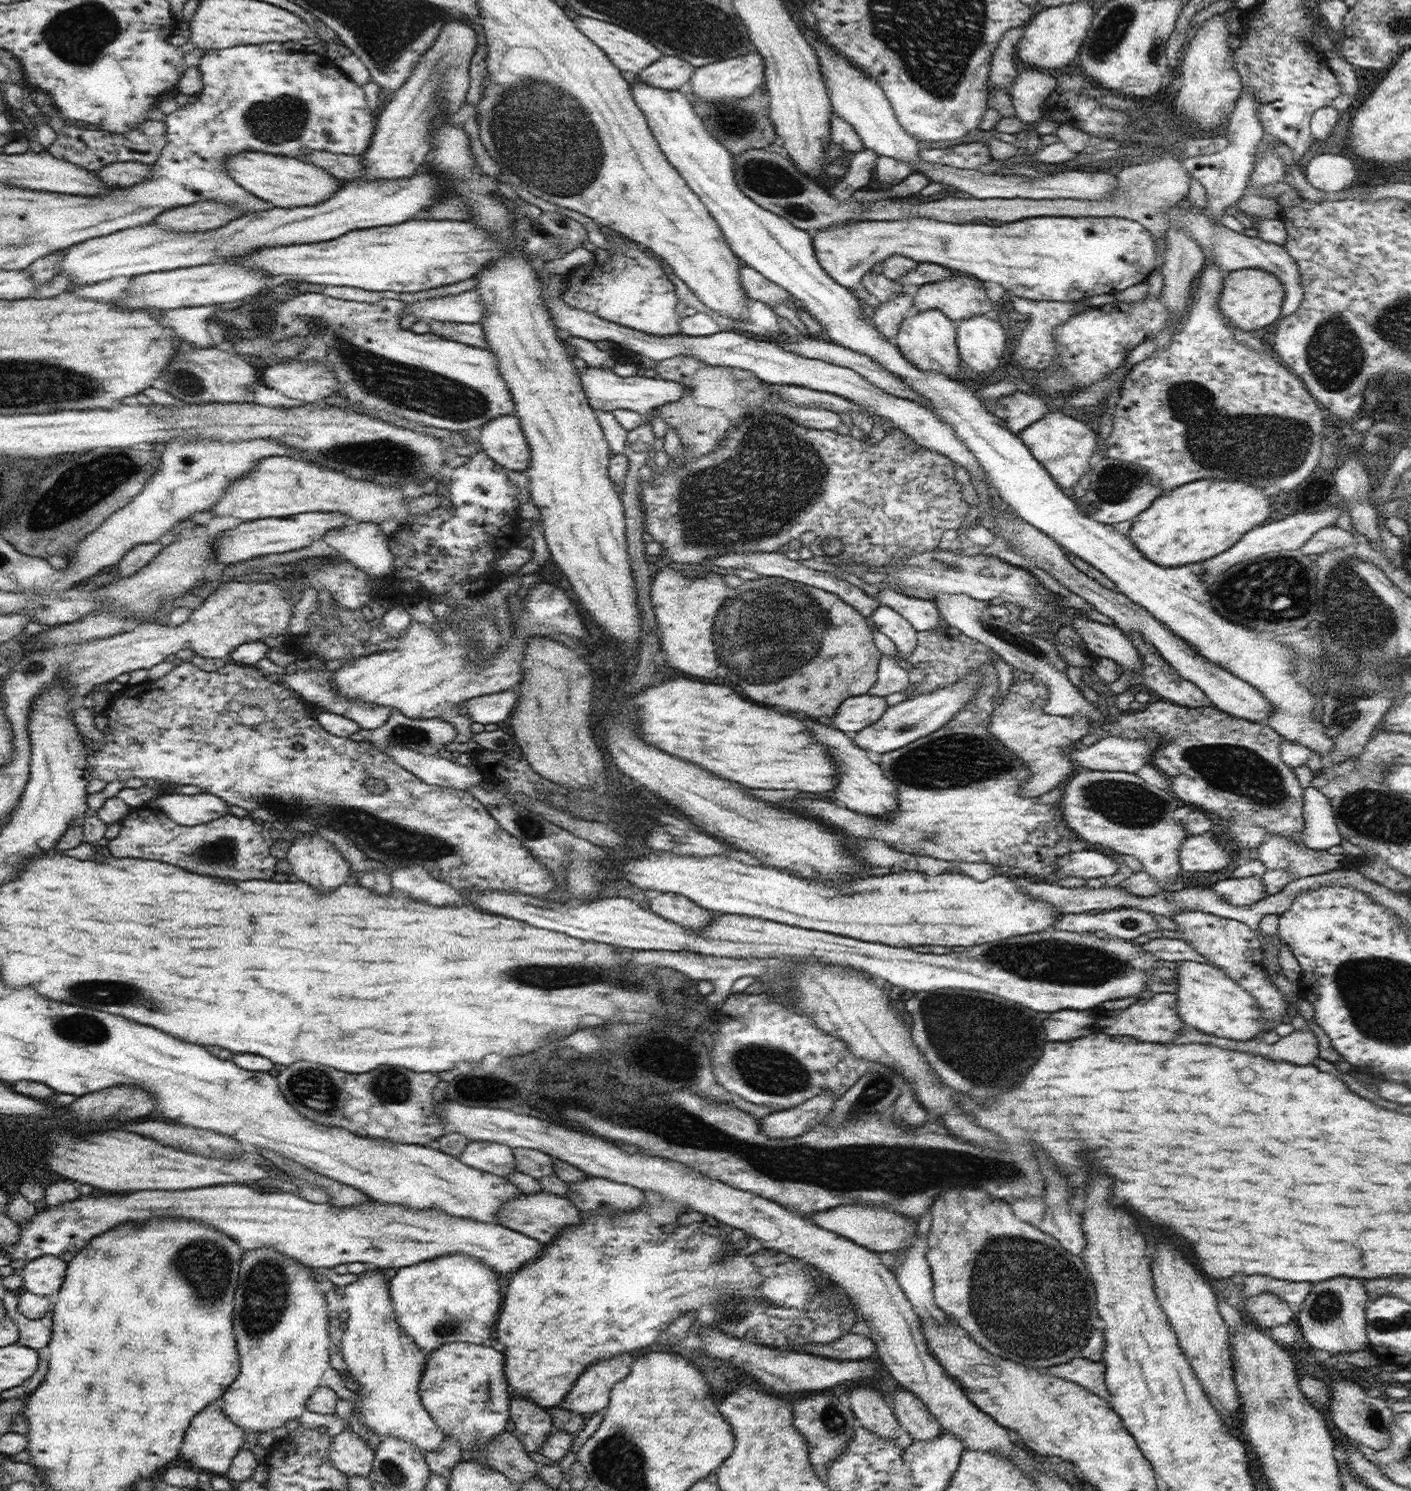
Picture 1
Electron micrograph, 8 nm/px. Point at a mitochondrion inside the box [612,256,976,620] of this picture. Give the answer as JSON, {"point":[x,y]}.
{"point":[743,499]}

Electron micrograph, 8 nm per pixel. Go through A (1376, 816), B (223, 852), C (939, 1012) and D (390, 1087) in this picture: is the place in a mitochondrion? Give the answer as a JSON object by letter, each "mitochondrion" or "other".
{"A":"mitochondrion","B":"mitochondrion","C":"mitochondrion","D":"mitochondrion"}

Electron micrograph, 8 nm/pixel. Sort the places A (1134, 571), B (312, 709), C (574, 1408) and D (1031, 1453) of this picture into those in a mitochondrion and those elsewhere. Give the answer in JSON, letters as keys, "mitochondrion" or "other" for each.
{"A":"other","B":"other","C":"other","D":"other"}

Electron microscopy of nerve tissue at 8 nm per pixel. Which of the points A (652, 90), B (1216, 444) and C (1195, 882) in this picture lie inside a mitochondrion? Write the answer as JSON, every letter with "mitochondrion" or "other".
{"A":"other","B":"mitochondrion","C":"other"}

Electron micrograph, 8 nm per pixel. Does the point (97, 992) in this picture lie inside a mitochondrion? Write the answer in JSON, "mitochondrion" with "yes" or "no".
{"mitochondrion":"yes"}

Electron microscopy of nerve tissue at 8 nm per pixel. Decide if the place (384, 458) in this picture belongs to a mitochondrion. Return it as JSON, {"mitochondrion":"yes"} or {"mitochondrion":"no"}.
{"mitochondrion":"yes"}

